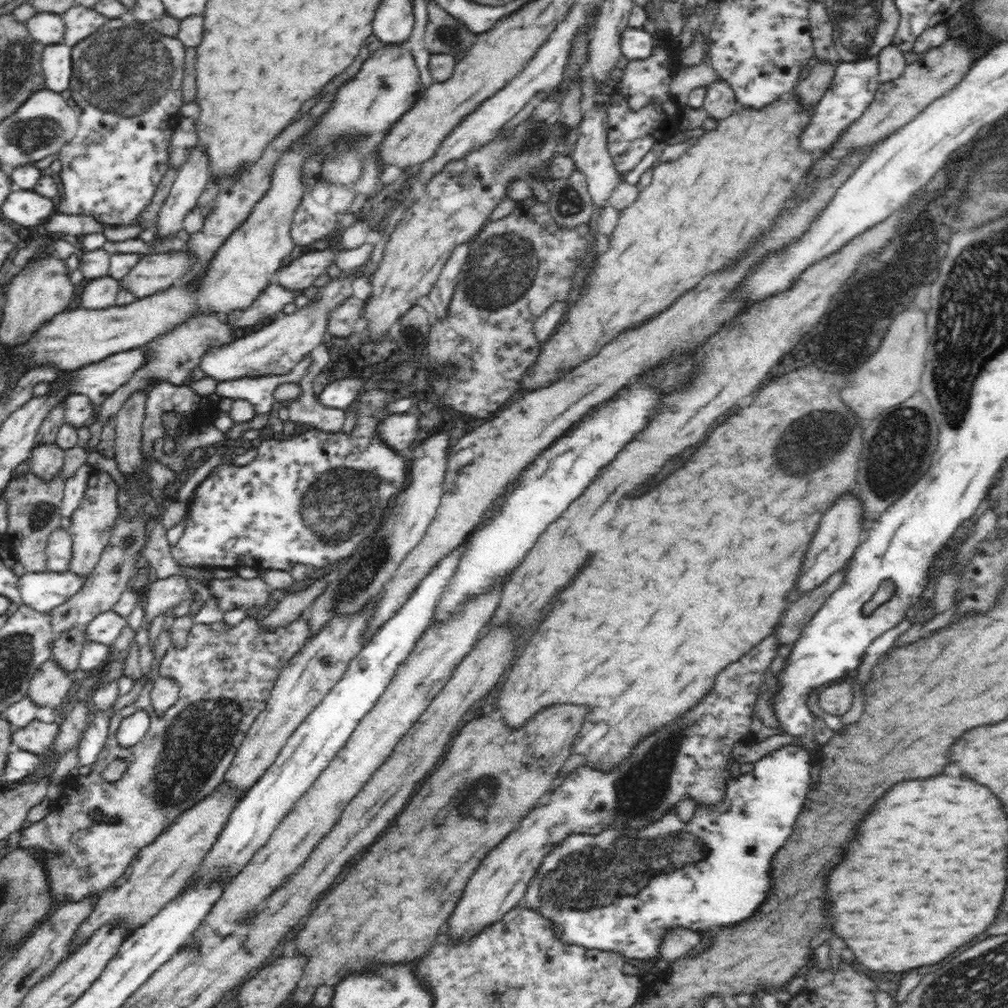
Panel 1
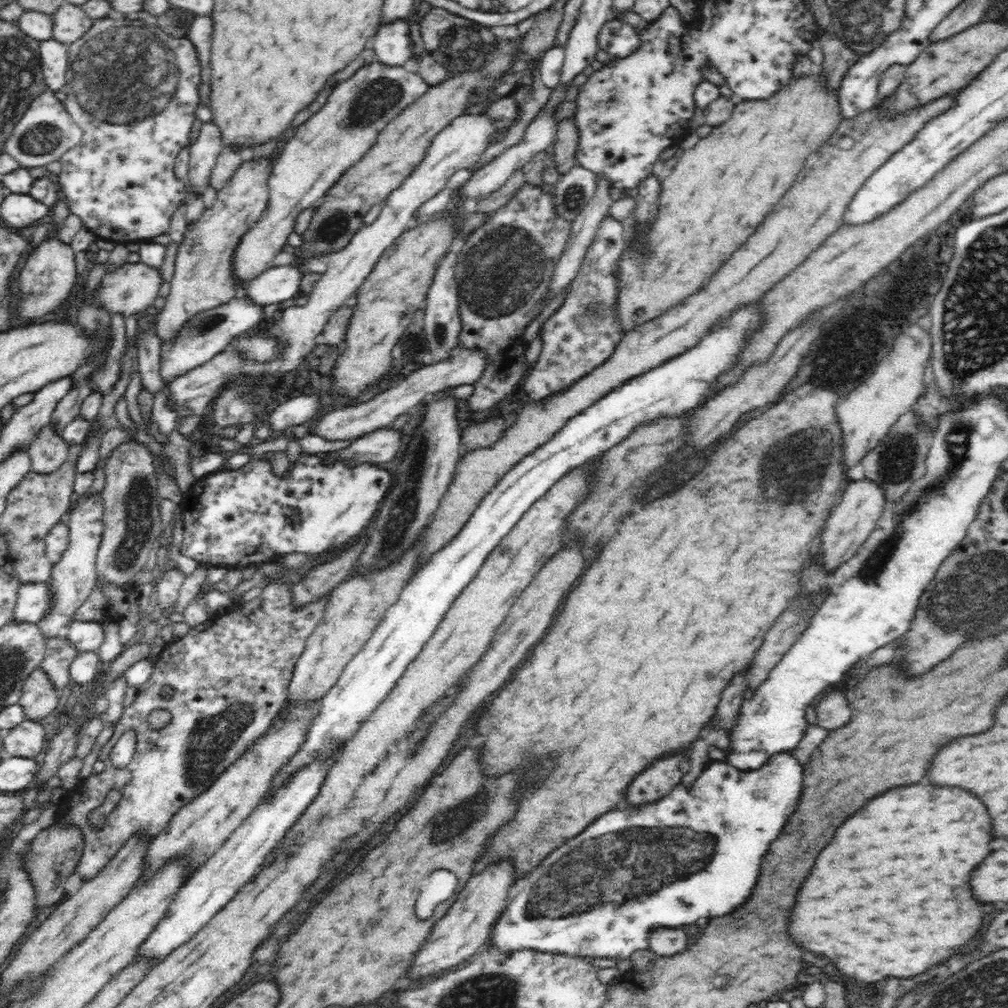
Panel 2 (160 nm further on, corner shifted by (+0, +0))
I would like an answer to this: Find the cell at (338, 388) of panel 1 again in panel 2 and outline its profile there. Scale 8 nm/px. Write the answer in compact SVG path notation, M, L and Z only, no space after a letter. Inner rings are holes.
M304 394L286 399L268 413L269 428L280 434L291 426L306 423L311 416L318 413L320 400L315 395Z

